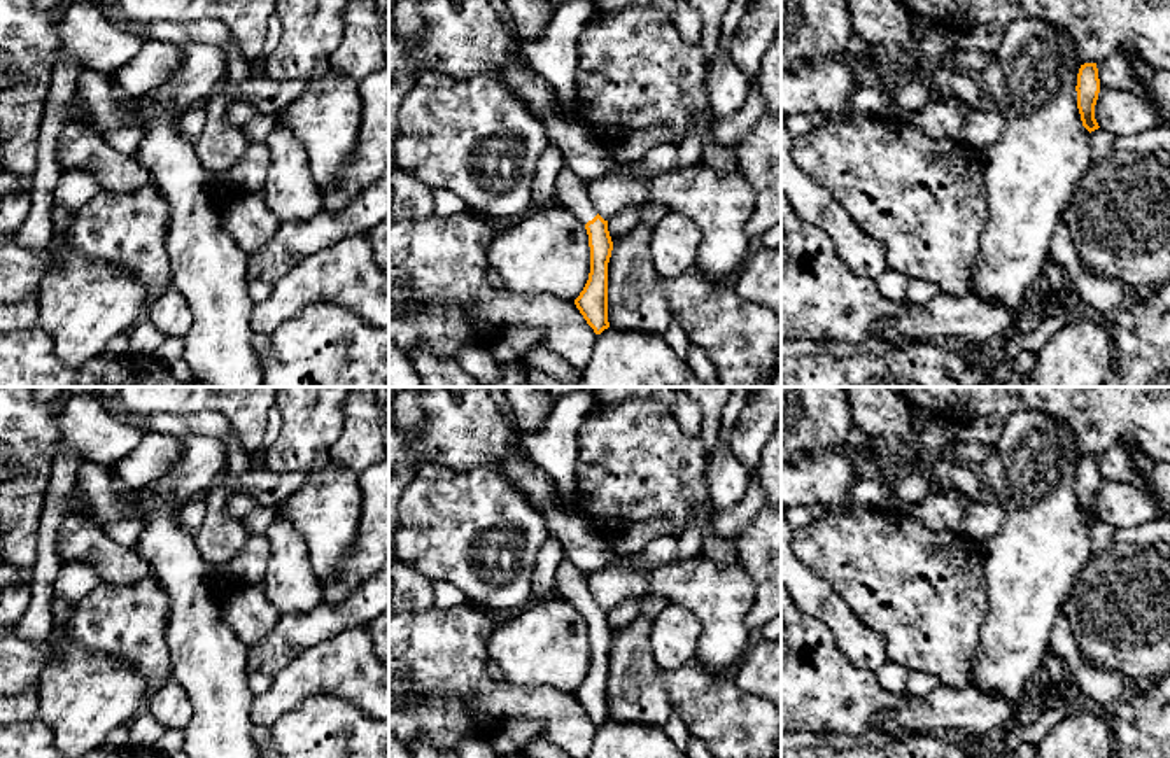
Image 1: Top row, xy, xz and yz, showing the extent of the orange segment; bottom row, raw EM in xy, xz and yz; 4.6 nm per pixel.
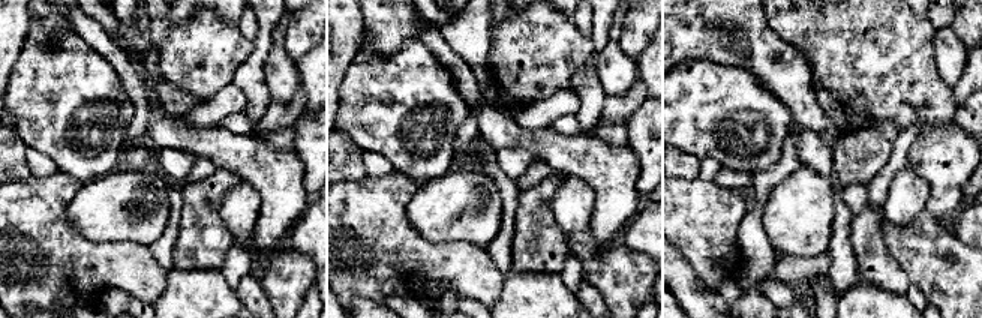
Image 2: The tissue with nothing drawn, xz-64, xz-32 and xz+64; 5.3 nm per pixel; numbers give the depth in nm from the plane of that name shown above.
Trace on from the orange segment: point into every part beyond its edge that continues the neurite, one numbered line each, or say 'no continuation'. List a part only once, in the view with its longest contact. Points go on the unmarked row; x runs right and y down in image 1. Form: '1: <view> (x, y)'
1: xz (571, 585)

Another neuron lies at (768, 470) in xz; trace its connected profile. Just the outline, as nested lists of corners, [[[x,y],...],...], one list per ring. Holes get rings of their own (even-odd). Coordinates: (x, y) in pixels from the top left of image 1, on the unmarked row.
[[[781,417],[755,467],[765,492],[765,506],[781,513]]]

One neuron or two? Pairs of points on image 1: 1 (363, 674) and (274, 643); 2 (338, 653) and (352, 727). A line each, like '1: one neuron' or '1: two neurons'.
1: two neurons
2: two neurons

